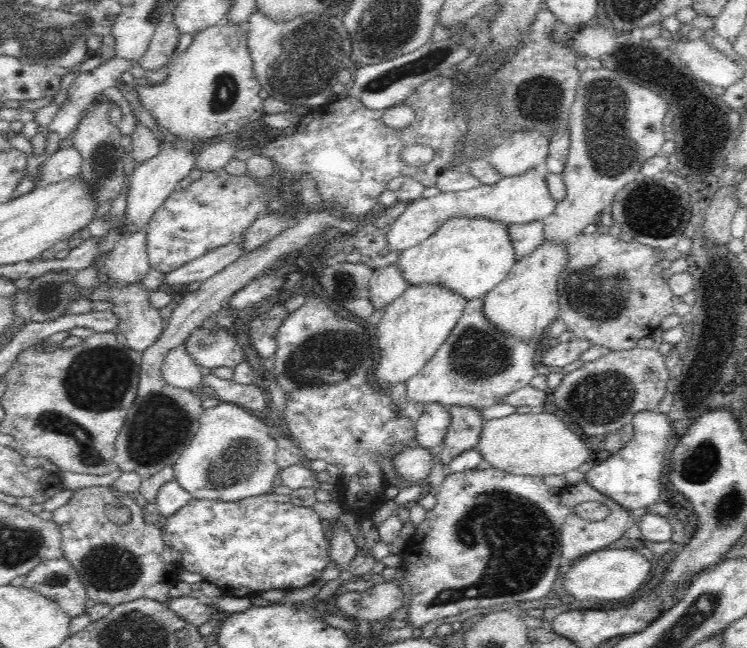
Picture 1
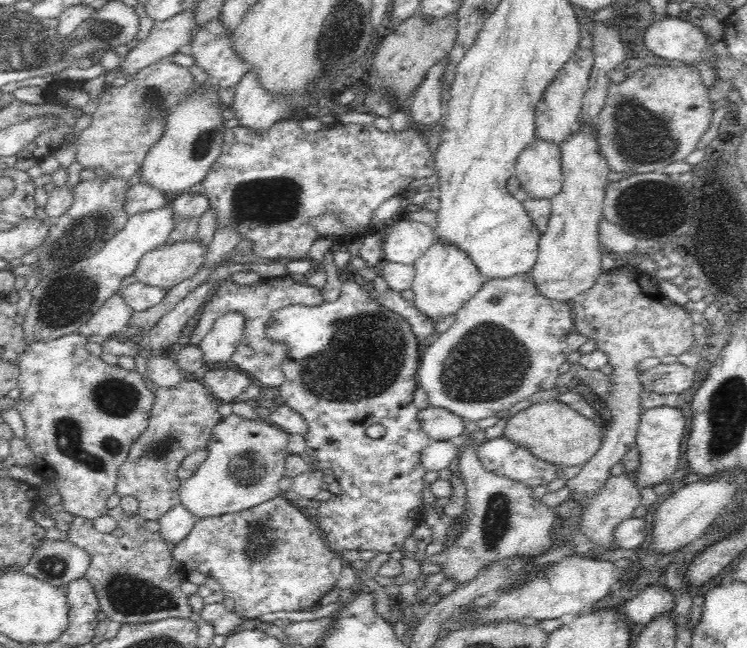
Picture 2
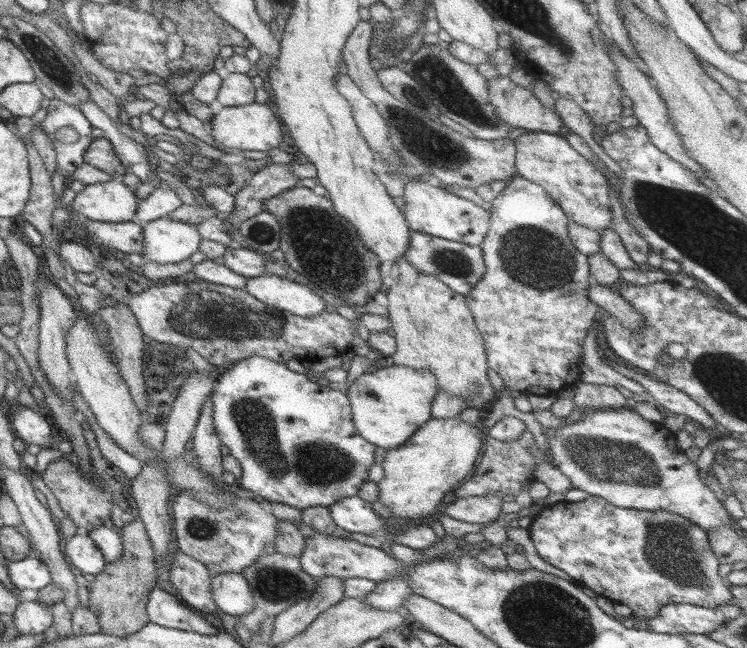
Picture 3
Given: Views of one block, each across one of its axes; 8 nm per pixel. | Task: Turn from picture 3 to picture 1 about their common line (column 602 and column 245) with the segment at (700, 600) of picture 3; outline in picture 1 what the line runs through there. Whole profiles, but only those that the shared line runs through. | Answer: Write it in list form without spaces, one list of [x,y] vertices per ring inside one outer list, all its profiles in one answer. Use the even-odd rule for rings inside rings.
[[[276,493],[228,503],[191,499],[177,514],[163,522],[167,549],[182,554],[180,569],[200,574],[204,581],[217,586],[223,595],[250,597],[266,590],[290,591],[310,586],[322,576],[331,561],[324,521],[312,507],[294,506],[288,496]]]

